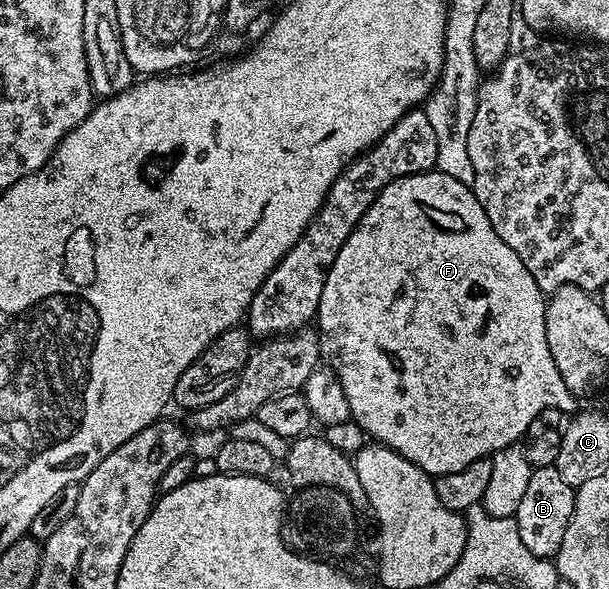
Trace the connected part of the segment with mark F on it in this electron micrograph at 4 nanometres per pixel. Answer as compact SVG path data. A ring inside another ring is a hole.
M437 168L427 170L423 174L410 174L404 178L398 178L395 182L390 182L385 189L376 196L373 204L361 216L361 220L357 224L357 228L353 228L353 232L349 236L349 240L345 240L345 244L341 248L341 252L337 252L337 260L333 260L333 264L327 273L325 280L325 288L321 288L321 304L317 315L317 333L319 336L319 353L322 361L326 363L330 370L335 373L337 380L341 380L341 388L345 388L345 400L349 400L349 412L356 424L361 427L363 433L368 439L374 440L378 445L387 446L391 450L397 451L401 456L405 456L407 460L413 464L417 464L417 468L421 468L425 473L438 476L440 474L448 474L449 472L461 472L461 468L465 468L469 464L473 464L482 458L490 458L492 454L497 453L501 448L506 446L514 446L526 434L529 424L539 421L541 412L545 408L559 408L564 416L571 416L577 410L577 398L565 386L565 381L561 378L557 365L553 362L552 353L549 350L549 343L546 339L546 308L548 299L545 297L541 288L537 288L537 280L533 280L529 268L525 268L525 264L521 264L521 256L517 256L517 252L513 252L513 248L509 248L509 244L505 244L505 240L501 240L501 236L497 236L497 232L493 228L493 224L489 224L489 216L485 216L485 208L481 208L481 204L477 200L475 191L470 186L461 184L461 180L453 180L453 176L442 174Z

